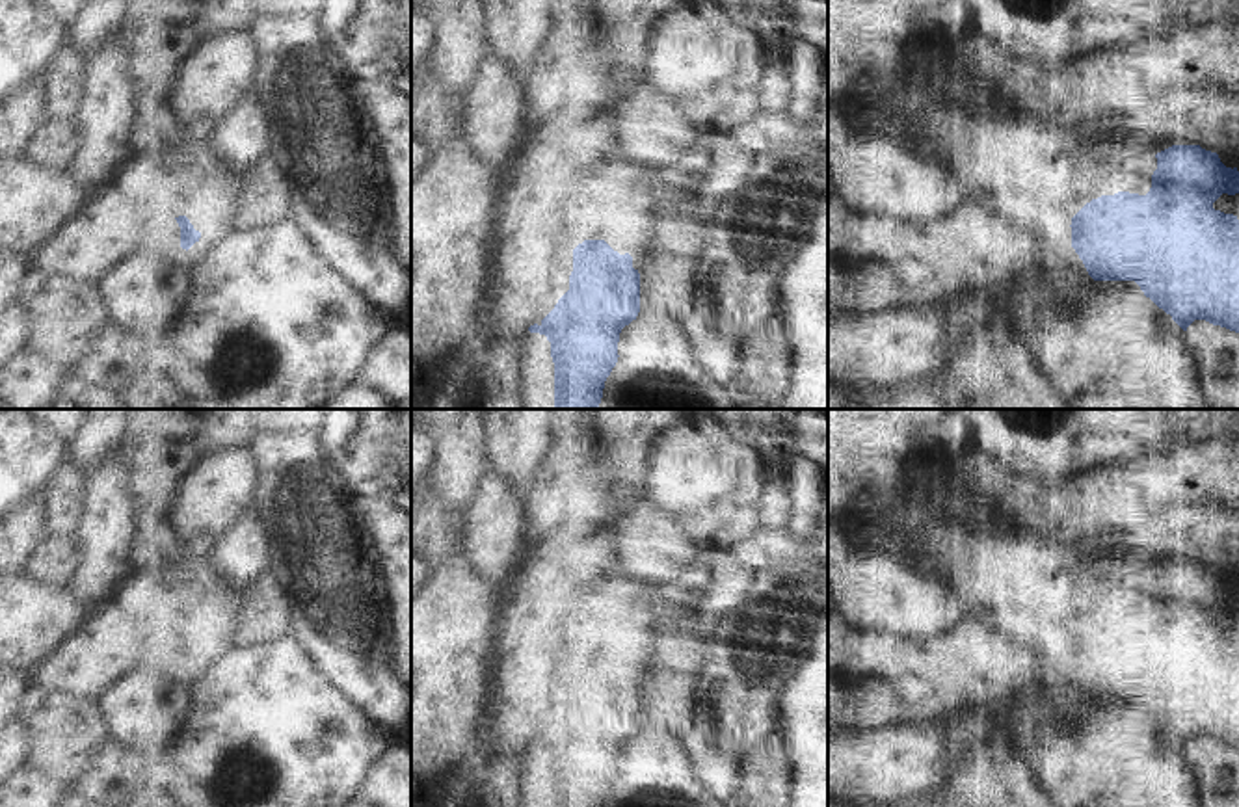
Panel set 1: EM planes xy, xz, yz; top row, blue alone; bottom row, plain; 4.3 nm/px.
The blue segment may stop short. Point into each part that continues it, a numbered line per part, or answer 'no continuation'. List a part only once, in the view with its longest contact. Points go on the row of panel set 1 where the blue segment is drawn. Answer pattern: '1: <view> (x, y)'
1: xz (620, 192)

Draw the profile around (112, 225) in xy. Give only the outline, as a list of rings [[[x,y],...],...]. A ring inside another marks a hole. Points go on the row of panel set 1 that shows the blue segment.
[[[104,184],[30,257],[30,266],[48,277],[97,284],[110,268],[141,249],[179,247],[175,218],[153,214],[128,192]]]

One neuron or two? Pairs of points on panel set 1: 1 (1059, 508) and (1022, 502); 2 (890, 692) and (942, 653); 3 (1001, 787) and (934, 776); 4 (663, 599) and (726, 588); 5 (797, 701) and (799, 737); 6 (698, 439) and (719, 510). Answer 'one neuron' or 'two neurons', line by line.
1: one neuron
2: one neuron
3: two neurons
4: one neuron
5: one neuron
6: one neuron

